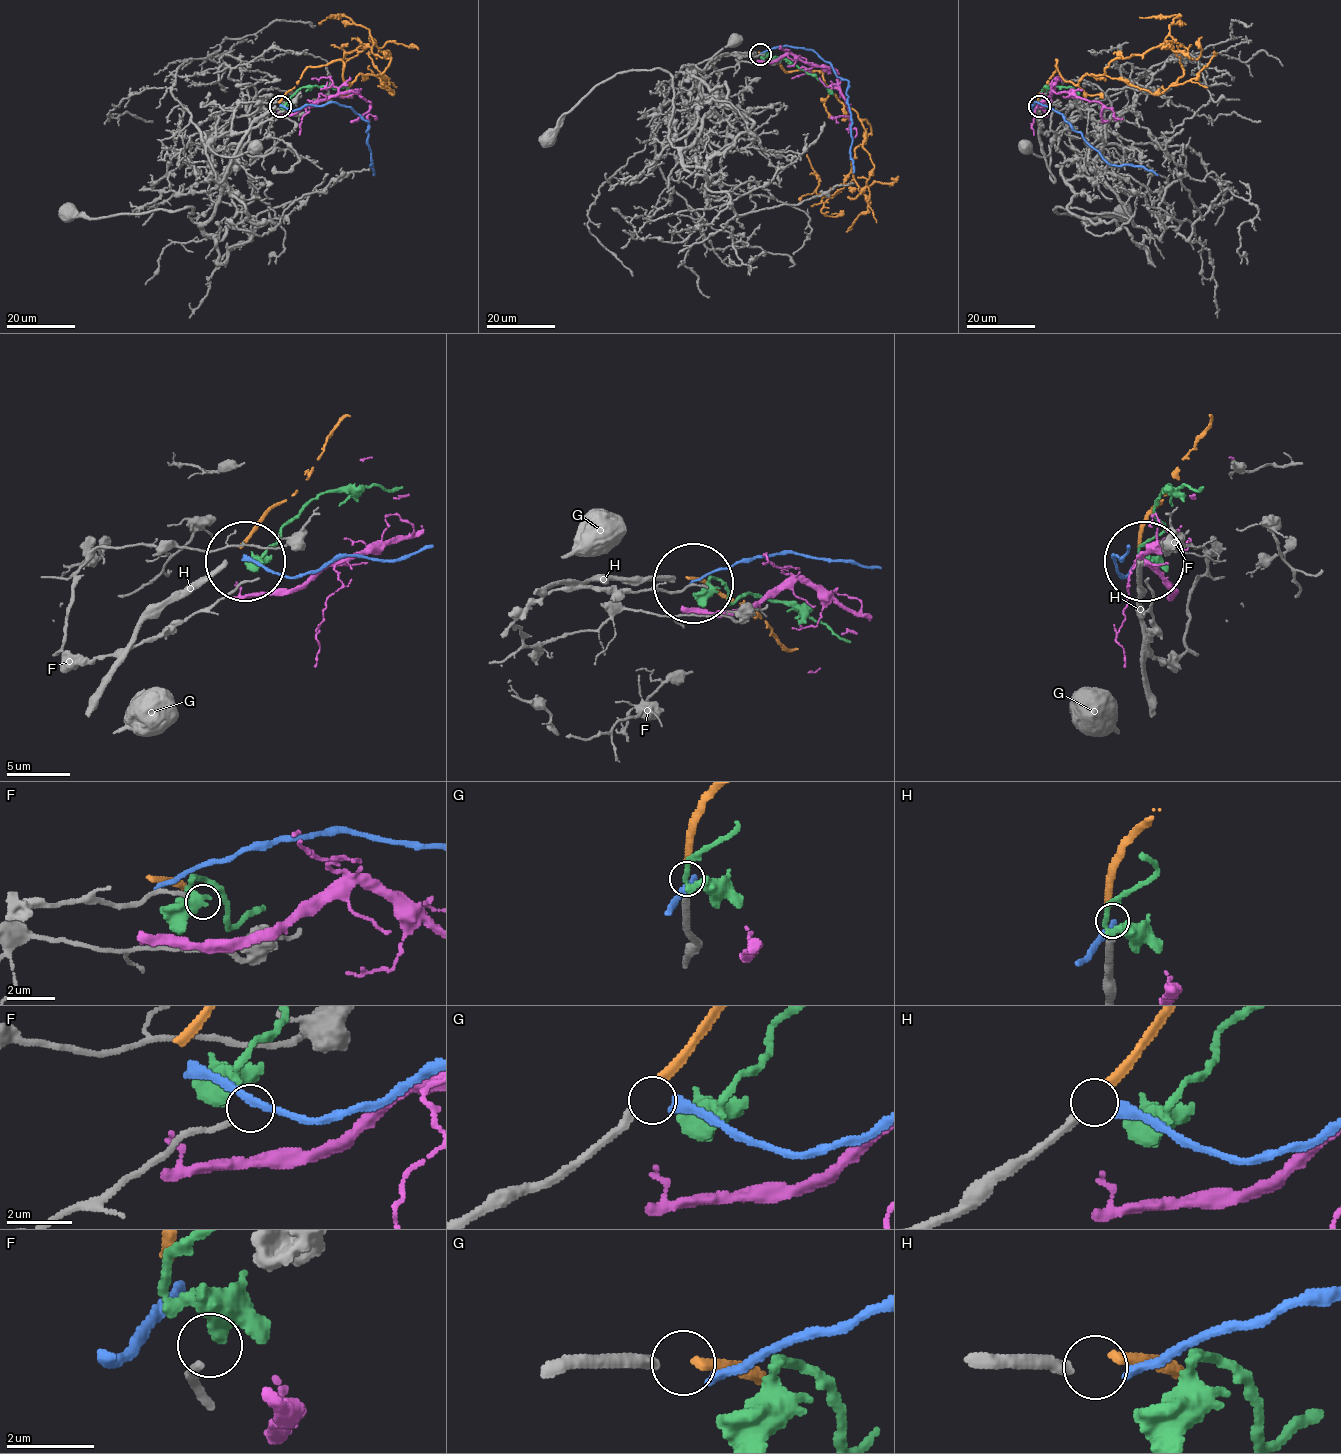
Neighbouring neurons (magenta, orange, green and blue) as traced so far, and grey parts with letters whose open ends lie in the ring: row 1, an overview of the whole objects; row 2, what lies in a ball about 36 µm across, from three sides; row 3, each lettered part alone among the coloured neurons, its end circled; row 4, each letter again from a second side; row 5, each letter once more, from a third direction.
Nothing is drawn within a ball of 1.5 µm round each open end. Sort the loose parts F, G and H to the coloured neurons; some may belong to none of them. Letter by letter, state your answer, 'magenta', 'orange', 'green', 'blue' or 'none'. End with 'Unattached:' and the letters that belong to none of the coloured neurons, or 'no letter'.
F: none
G: none
H: orange
Unattached: F, G

